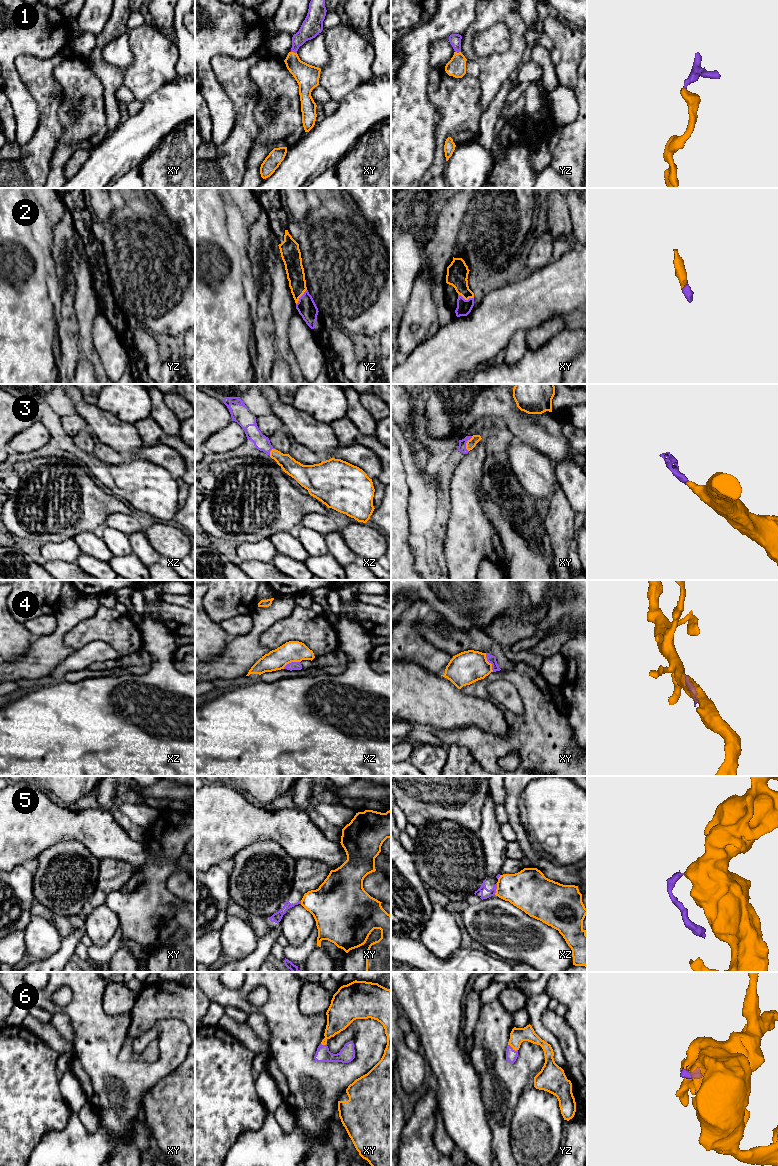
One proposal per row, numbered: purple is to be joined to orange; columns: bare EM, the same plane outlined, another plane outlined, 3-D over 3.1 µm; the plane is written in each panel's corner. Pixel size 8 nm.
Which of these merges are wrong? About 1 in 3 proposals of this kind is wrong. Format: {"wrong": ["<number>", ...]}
{"wrong": ["4", "5"]}

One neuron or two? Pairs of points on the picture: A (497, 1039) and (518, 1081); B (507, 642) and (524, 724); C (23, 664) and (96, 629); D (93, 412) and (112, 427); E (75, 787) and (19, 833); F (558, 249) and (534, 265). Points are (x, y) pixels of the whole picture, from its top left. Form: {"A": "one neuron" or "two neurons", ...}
{"A": "one neuron", "B": "two neurons", "C": "two neurons", "D": "one neuron", "E": "two neurons", "F": "two neurons"}

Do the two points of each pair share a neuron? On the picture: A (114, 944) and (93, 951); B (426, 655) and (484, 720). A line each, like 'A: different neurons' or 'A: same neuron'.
A: same neuron
B: different neurons

